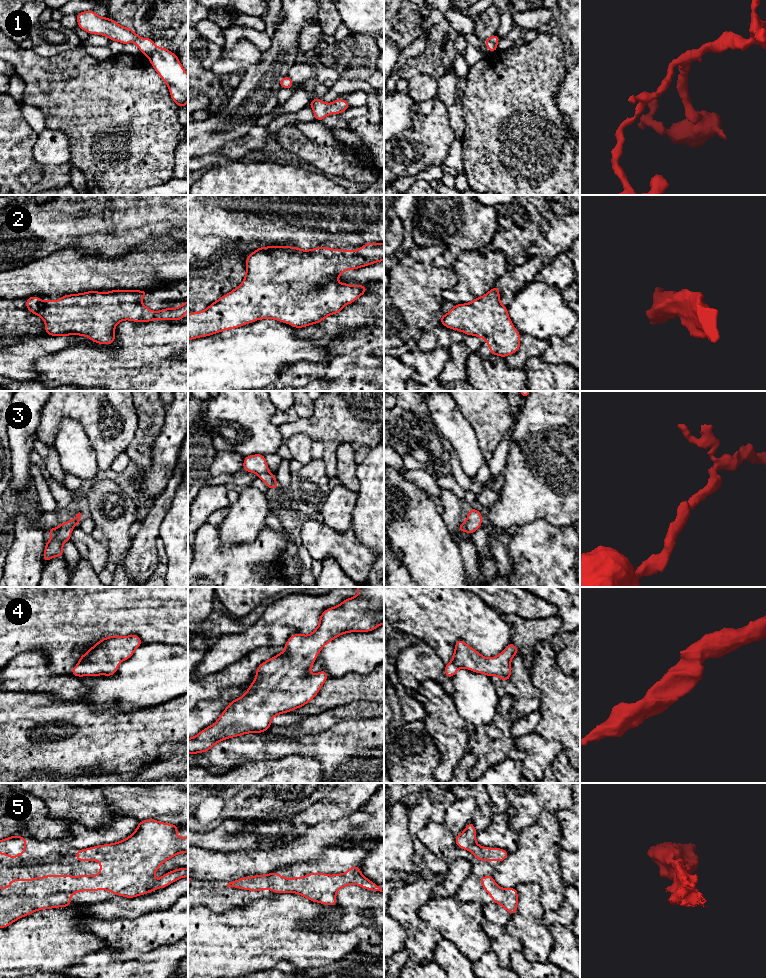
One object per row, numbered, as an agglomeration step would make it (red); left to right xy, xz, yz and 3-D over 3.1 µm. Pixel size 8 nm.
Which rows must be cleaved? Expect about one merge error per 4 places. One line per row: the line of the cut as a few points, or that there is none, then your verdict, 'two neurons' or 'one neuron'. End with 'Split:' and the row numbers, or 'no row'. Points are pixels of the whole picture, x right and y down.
1: cut none; one neuron
2: cut none; one neuron
3: cut none; one neuron
4: cut none; one neuron
5: cut none; one neuron
Split: no row

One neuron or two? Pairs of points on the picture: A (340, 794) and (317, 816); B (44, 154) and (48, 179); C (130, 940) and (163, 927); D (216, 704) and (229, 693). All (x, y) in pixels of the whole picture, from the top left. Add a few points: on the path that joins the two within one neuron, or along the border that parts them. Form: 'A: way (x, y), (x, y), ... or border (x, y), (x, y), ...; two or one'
A: way (340, 802), (340, 805), (330, 815), (325, 815); one
B: border (32, 146), (32, 156), (37, 163), (67, 163); two
C: way (138, 936), (155, 929); one
D: way (219, 703), (226, 696); one

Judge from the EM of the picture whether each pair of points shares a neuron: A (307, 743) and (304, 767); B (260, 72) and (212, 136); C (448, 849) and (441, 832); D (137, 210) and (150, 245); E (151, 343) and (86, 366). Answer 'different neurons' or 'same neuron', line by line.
A: different neurons
B: same neuron
C: same neuron
D: different neurons
E: same neuron

